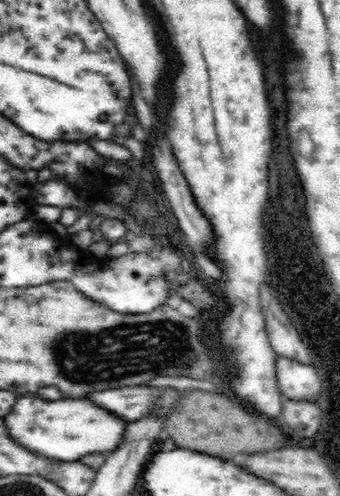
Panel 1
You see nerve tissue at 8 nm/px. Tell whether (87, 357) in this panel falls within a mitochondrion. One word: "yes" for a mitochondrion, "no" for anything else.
yes

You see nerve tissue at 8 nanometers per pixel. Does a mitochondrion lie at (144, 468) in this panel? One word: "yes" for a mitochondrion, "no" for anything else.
no

